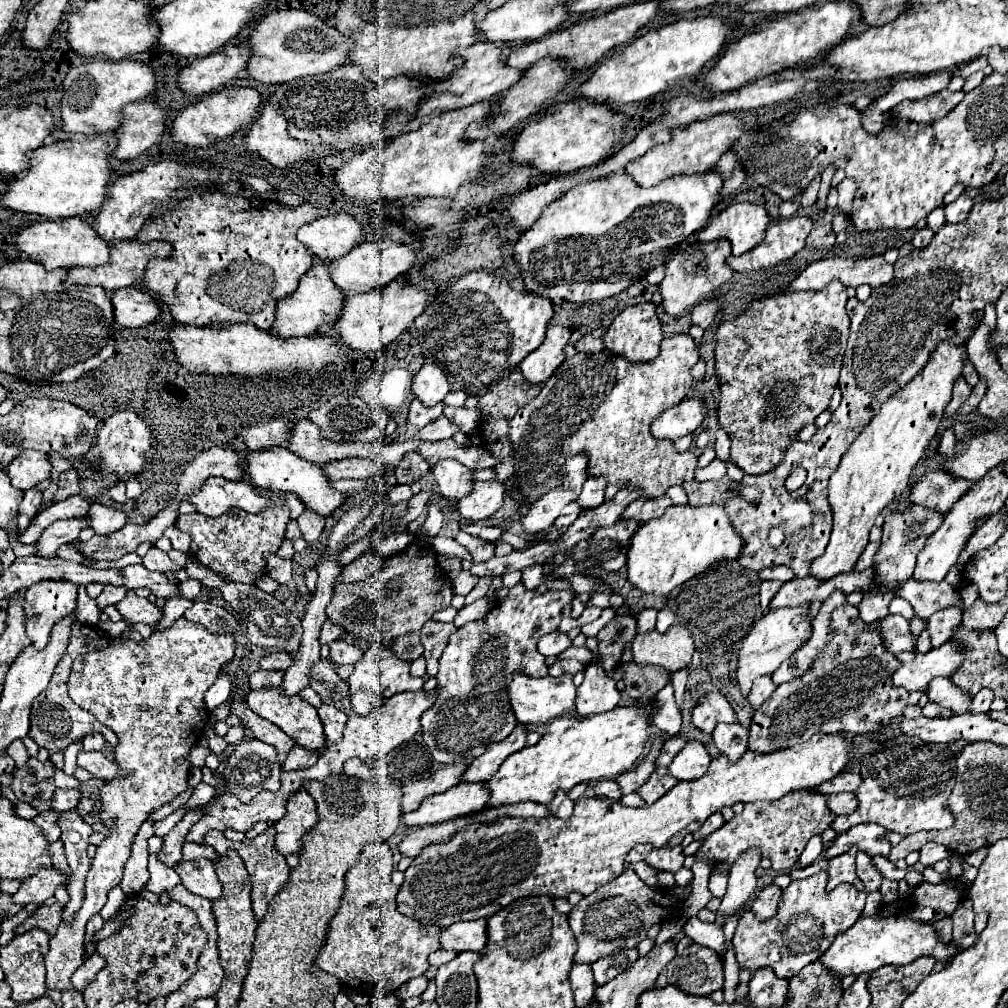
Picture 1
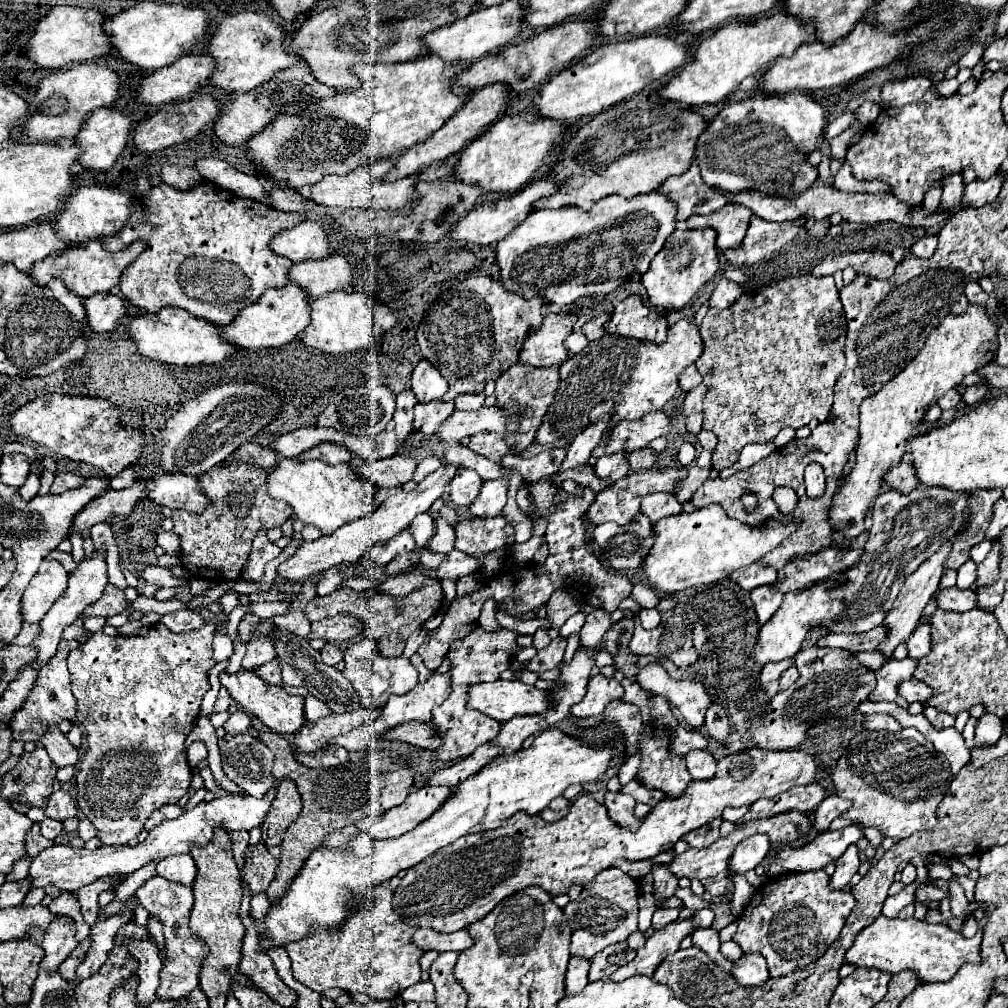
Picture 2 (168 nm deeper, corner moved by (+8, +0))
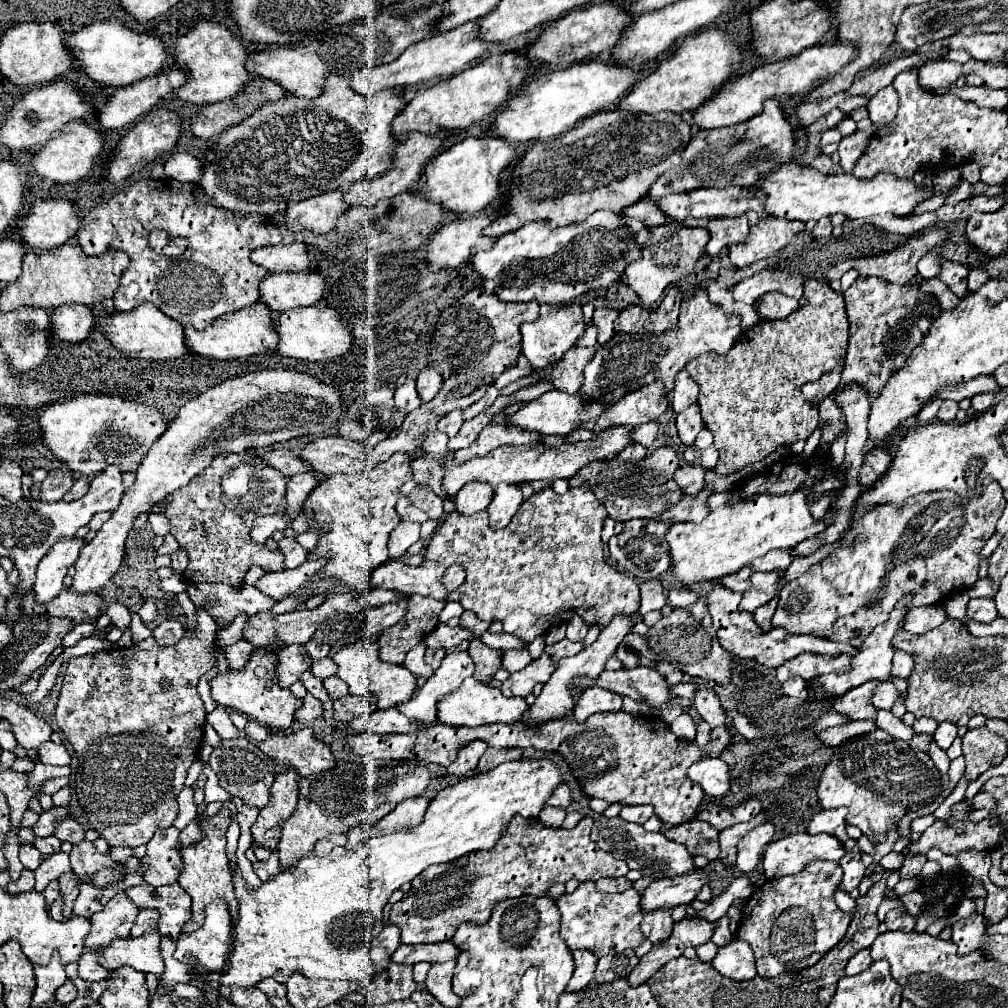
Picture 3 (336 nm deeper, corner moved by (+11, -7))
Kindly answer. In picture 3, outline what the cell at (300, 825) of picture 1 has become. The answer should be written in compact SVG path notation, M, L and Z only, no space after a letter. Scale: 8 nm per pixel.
M287 771L275 777L271 785L271 801L259 811L259 817L253 825L253 841L259 847L275 851L281 839L283 823L297 809L299 791L297 787L299 775L295 771Z

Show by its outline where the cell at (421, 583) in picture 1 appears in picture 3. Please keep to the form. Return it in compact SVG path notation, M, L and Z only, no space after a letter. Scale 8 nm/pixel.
M411 595L405 617L393 627L385 629L377 639L381 661L401 665L405 653L413 645L421 643L437 627L439 613L443 607L445 601L423 595Z

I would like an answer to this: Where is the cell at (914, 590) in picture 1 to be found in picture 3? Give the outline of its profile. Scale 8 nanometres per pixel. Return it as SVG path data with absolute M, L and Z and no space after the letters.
M971 599L967 605L967 619L977 623L991 623L997 617L993 599Z

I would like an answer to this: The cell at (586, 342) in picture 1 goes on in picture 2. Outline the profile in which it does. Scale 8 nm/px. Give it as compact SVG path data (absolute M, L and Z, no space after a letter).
M600 316L600 318L592 318L592 320L588 320L588 322L584 324L582 332L584 332L590 340L598 340L598 338L604 334L604 320L606 320L606 316Z

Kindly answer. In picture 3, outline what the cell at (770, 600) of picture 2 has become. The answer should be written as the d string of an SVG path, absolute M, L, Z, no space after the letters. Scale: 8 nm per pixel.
M777 597L773 601L769 601L769 605L763 605L753 611L753 619L761 629L765 629L765 631L771 629L771 617L775 613L775 607L777 607Z

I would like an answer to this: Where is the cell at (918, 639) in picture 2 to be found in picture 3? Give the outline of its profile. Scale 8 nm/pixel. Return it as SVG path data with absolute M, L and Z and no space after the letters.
M897 651L893 657L893 669L891 675L895 677L909 677L913 671L913 657L907 651Z

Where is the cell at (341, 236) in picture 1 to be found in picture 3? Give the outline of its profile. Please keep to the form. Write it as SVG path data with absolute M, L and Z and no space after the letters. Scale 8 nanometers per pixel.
M293 241L289 245L269 245L259 247L251 253L251 261L257 265L269 269L271 273L281 271L307 271L309 269L309 255L307 247L299 241Z

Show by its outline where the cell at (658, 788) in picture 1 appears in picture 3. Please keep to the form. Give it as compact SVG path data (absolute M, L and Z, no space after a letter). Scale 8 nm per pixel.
M623 805L619 815L625 821L637 821L639 825L643 825L653 815L653 807L651 805Z

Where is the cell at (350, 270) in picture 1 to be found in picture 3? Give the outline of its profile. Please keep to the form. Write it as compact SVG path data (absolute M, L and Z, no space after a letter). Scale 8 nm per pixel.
M273 273L265 277L259 285L261 301L277 311L283 313L295 307L309 307L323 299L325 291L325 277L319 273Z

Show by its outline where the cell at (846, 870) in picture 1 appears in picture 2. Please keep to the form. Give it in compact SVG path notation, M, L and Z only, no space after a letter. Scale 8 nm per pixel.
M852 844L852 846L842 854L842 858L836 860L836 872L834 872L834 876L830 878L830 888L838 890L838 888L842 888L844 884L848 884L850 878L858 872L858 866L860 866L858 848Z

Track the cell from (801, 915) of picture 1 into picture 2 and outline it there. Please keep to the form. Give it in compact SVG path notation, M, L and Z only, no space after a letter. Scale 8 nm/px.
M824 870L768 878L756 888L756 894L738 918L738 930L732 940L746 954L762 954L768 962L770 976L778 978L816 962L838 938L854 904L852 894L828 886L828 874Z

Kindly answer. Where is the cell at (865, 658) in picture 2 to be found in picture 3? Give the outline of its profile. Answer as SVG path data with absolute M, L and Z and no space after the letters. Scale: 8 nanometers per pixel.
M801 653L799 657L785 661L785 665L777 667L777 681L783 683L789 677L801 677L805 681L811 681L815 677L841 671L849 667L851 657L849 655L835 655L835 657L817 657L813 653Z

